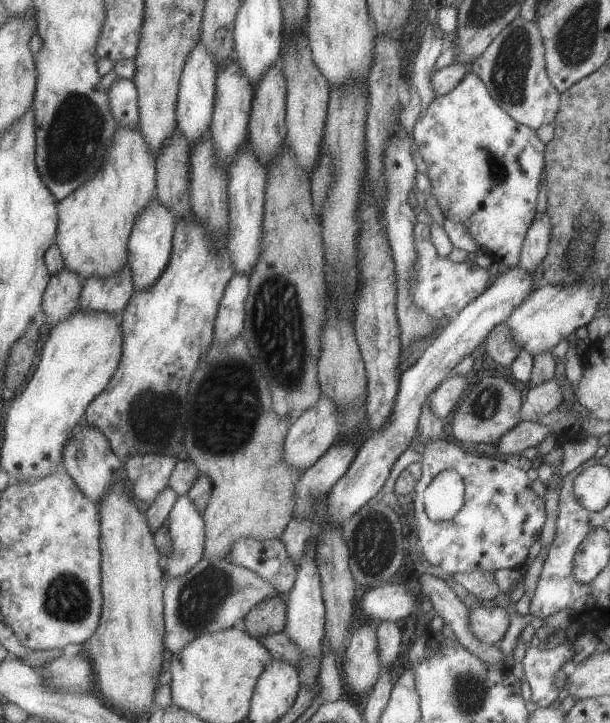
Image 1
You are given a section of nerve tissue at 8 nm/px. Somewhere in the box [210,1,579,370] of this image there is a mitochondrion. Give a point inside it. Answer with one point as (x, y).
(508, 75)

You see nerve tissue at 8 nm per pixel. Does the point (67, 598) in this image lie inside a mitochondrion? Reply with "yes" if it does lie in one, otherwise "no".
yes

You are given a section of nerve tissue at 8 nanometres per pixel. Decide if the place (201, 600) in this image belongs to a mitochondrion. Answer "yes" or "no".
yes

